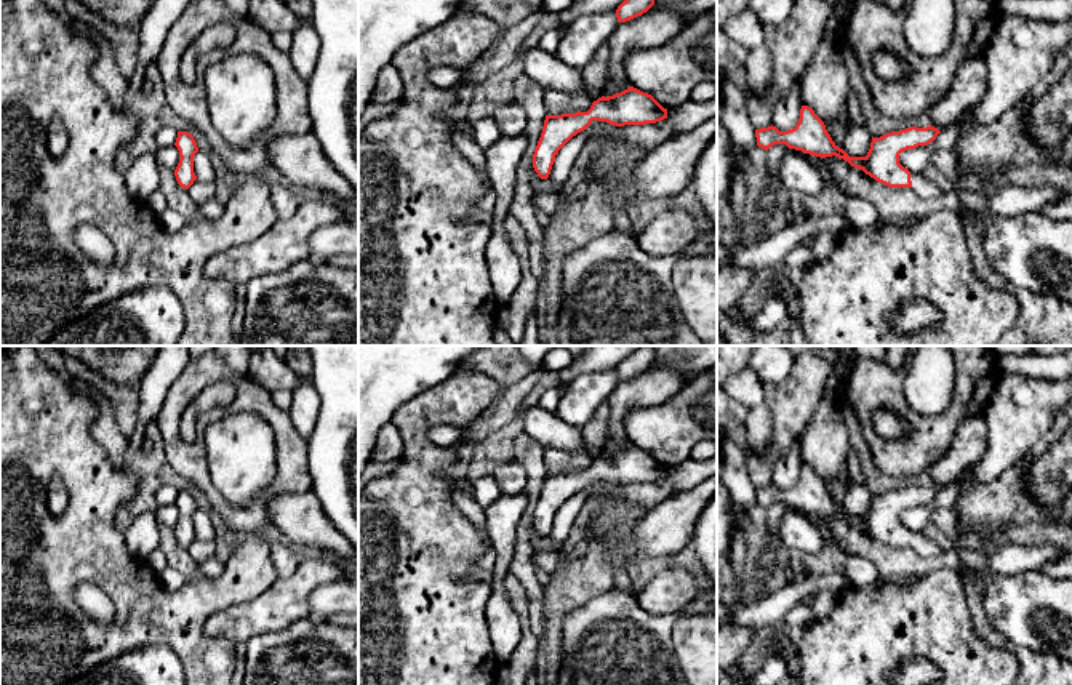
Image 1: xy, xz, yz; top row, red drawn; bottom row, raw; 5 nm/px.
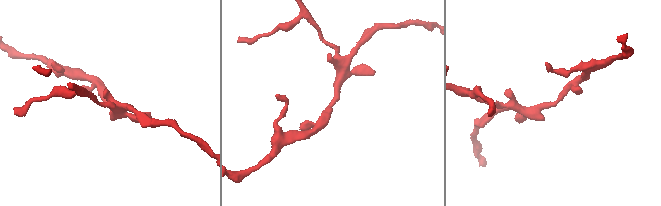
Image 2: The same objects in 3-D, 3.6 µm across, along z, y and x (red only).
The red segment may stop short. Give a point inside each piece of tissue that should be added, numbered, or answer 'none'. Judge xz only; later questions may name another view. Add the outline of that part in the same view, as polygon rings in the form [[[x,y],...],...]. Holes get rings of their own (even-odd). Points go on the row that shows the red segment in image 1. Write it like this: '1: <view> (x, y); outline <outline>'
none

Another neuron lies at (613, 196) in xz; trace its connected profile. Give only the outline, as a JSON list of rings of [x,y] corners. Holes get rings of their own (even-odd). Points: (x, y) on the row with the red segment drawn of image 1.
[[[613,173],[611,176],[600,181],[605,186],[603,205],[613,213],[614,232],[629,232],[632,221],[627,216],[626,198],[621,190],[621,174]]]

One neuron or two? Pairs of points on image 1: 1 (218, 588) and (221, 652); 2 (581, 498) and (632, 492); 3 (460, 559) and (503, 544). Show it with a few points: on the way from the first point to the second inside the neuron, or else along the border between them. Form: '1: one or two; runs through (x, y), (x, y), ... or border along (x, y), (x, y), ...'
1: one; runs through (200, 605), (197, 608), (197, 634), (204, 640)
2: one; runs through (594, 488), (620, 490)
3: two; border along (488, 543), (492, 548)

